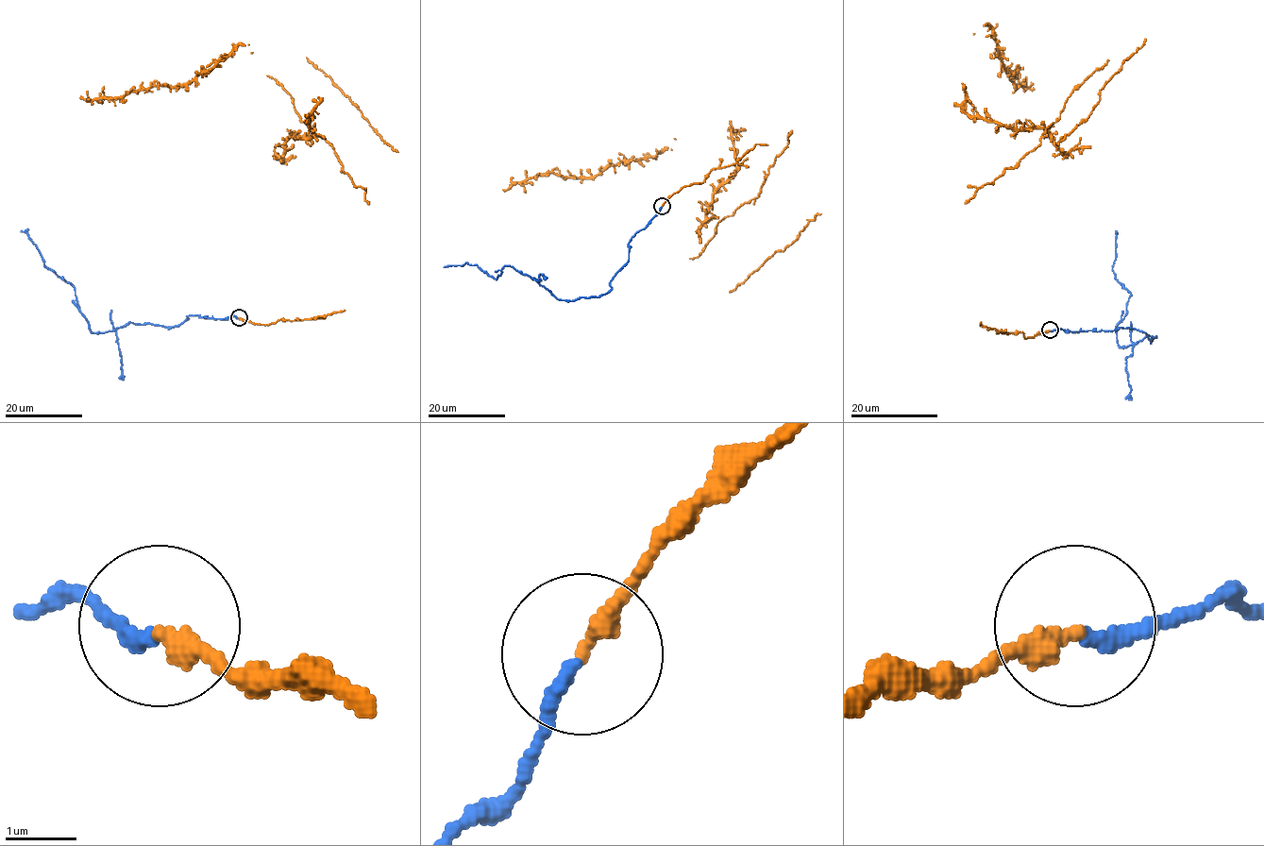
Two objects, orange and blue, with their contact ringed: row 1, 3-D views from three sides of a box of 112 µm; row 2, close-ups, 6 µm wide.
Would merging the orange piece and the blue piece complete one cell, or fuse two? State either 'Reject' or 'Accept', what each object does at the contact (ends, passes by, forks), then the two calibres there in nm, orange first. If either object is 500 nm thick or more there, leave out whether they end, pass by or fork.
Reject. At the ring orange ends. At the ring blue ends. Thickness 280 nm (orange) against 200 nm

